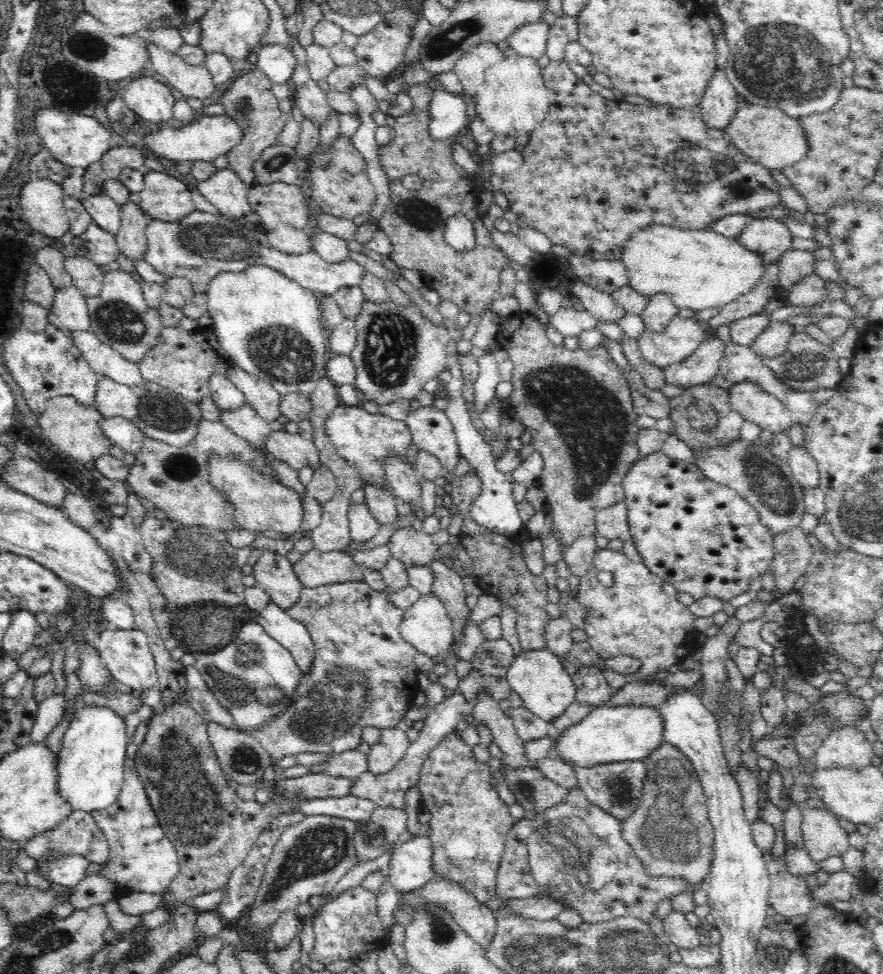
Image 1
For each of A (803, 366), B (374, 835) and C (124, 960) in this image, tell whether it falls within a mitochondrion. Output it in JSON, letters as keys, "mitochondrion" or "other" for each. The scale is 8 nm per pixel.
{"A":"mitochondrion","B":"mitochondrion","C":"mitochondrion"}

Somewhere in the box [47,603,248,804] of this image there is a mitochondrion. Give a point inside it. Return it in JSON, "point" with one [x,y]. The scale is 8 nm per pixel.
{"point":[203,631]}

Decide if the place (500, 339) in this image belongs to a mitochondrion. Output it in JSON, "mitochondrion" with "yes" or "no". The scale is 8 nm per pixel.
{"mitochondrion":"no"}

